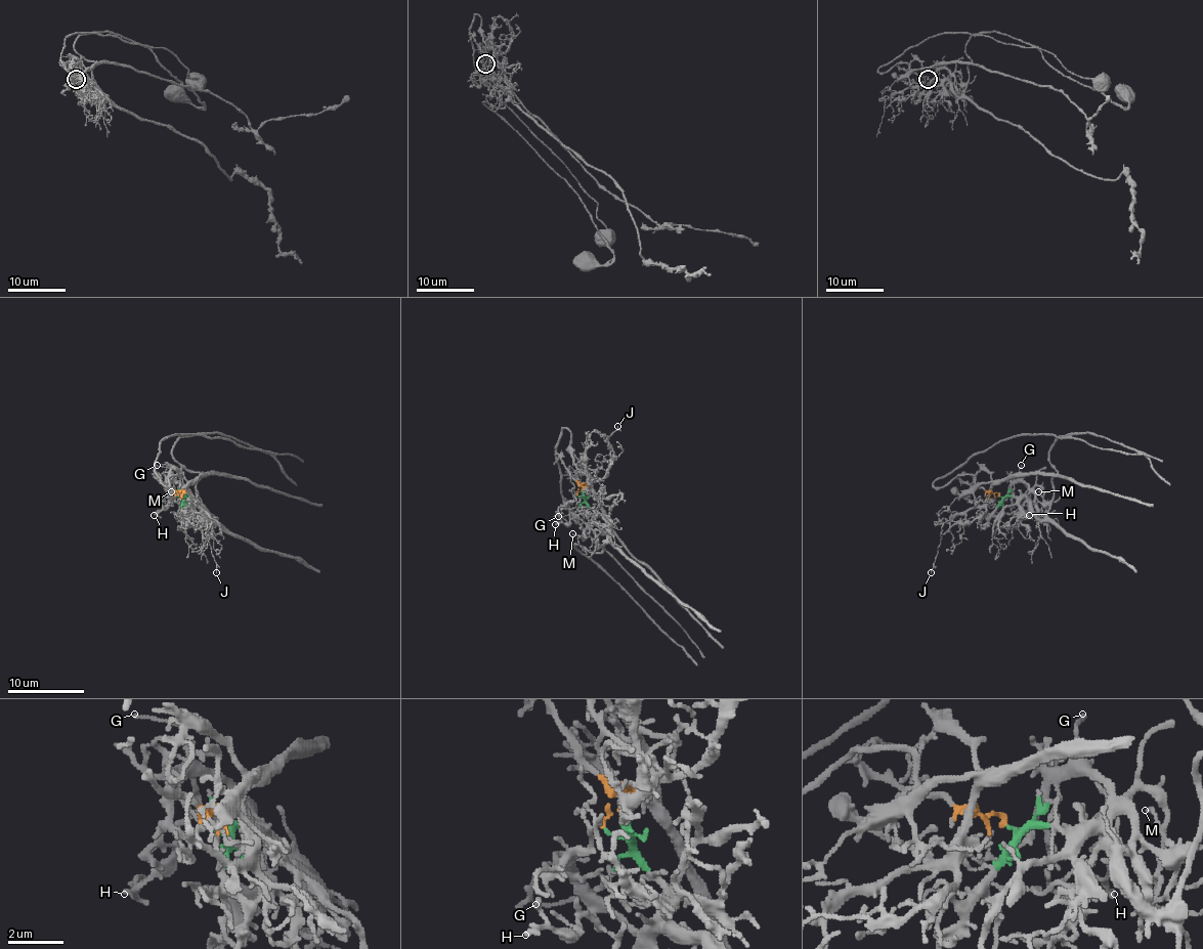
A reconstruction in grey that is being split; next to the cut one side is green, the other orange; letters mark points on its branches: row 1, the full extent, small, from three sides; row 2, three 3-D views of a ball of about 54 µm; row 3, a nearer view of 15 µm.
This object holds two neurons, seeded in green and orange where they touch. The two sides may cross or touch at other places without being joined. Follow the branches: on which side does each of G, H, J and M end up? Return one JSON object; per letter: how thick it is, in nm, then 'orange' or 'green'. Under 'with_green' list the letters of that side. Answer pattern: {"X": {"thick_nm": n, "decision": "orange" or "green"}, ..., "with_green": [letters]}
{"G": {"thick_nm": 100, "decision": "green"}, "H": {"thick_nm": 130, "decision": "green"}, "J": {"thick_nm": 70, "decision": "orange"}, "M": {"thick_nm": 120, "decision": "green"}, "with_green": ["G", "H", "M"]}

